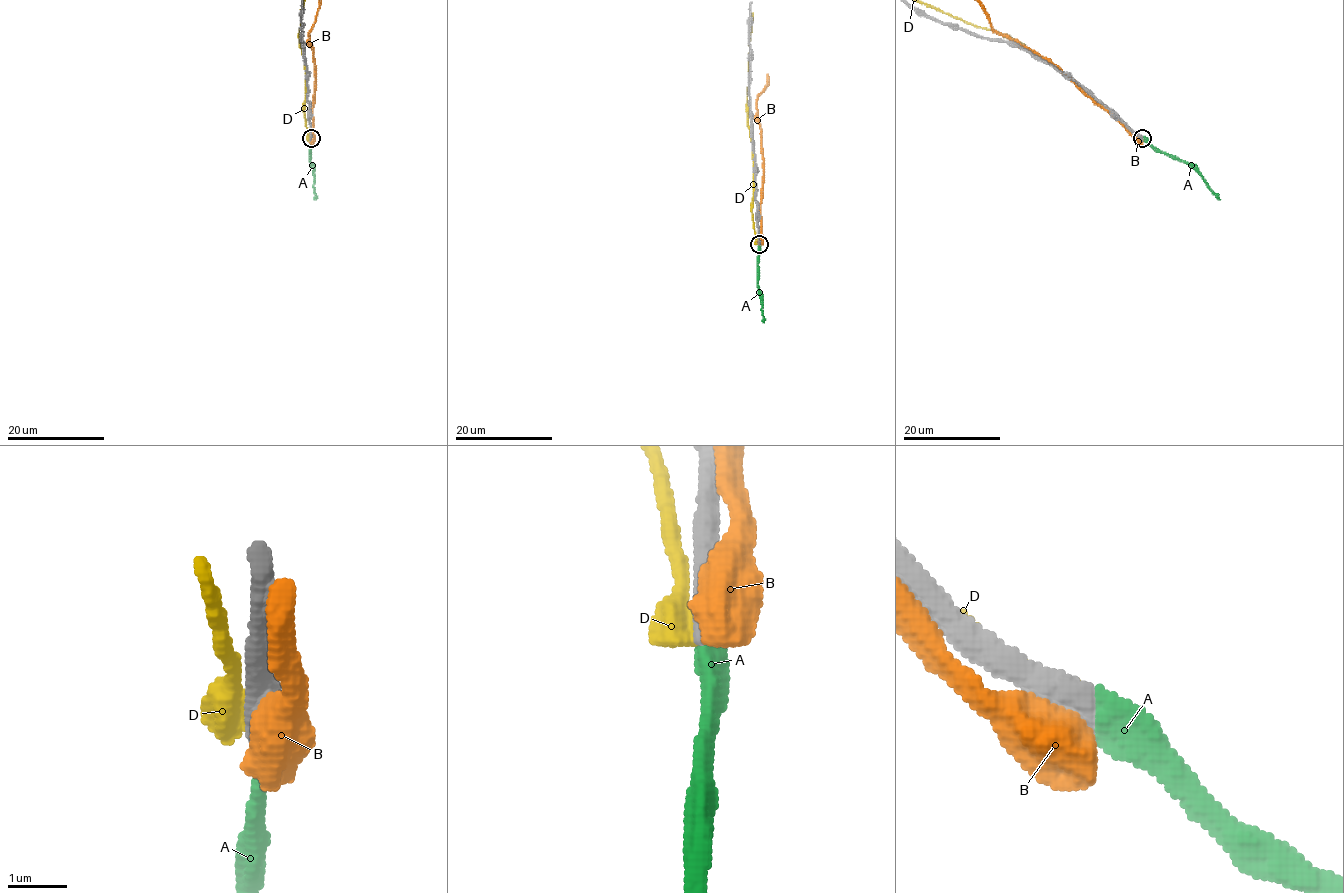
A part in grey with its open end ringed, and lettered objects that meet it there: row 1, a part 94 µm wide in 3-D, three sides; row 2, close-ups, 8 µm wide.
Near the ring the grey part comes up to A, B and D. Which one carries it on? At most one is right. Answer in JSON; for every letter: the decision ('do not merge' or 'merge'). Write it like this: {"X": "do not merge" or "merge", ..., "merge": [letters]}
{"A": "merge", "B": "do not merge", "D": "do not merge", "merge": ["A"]}

